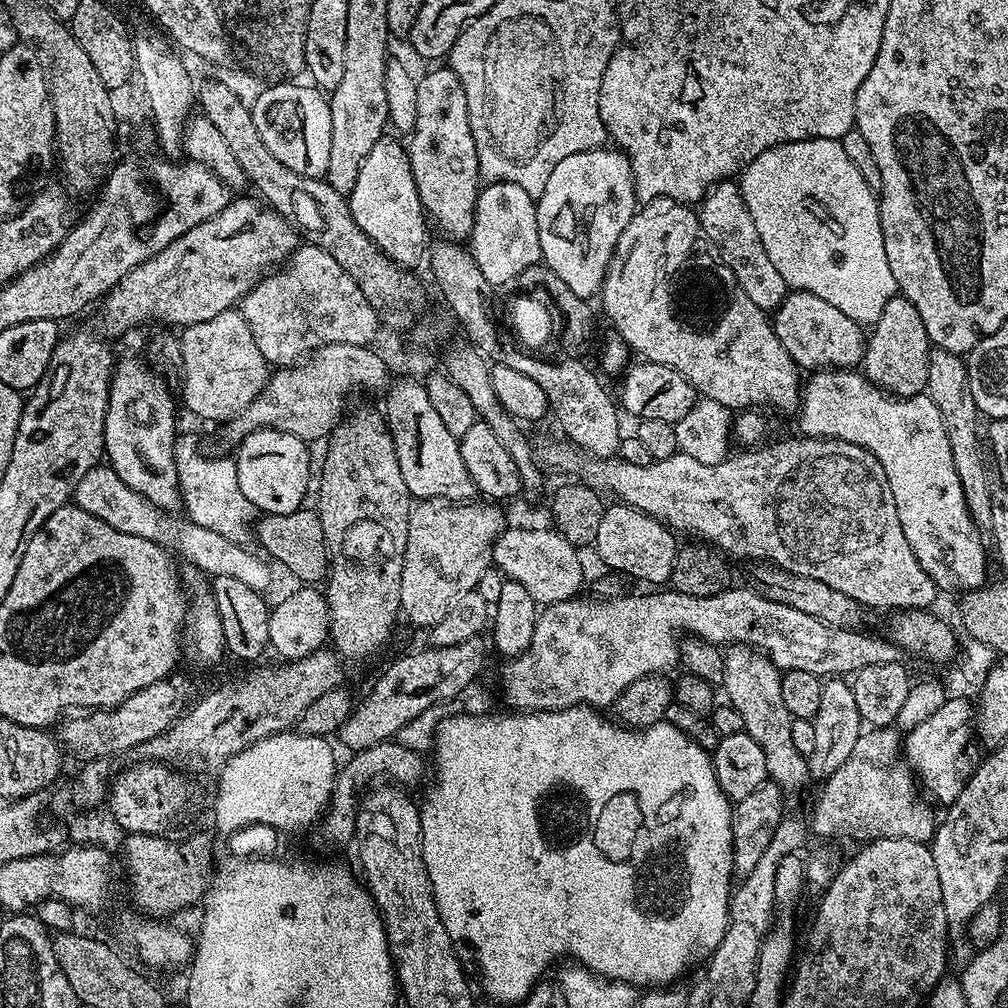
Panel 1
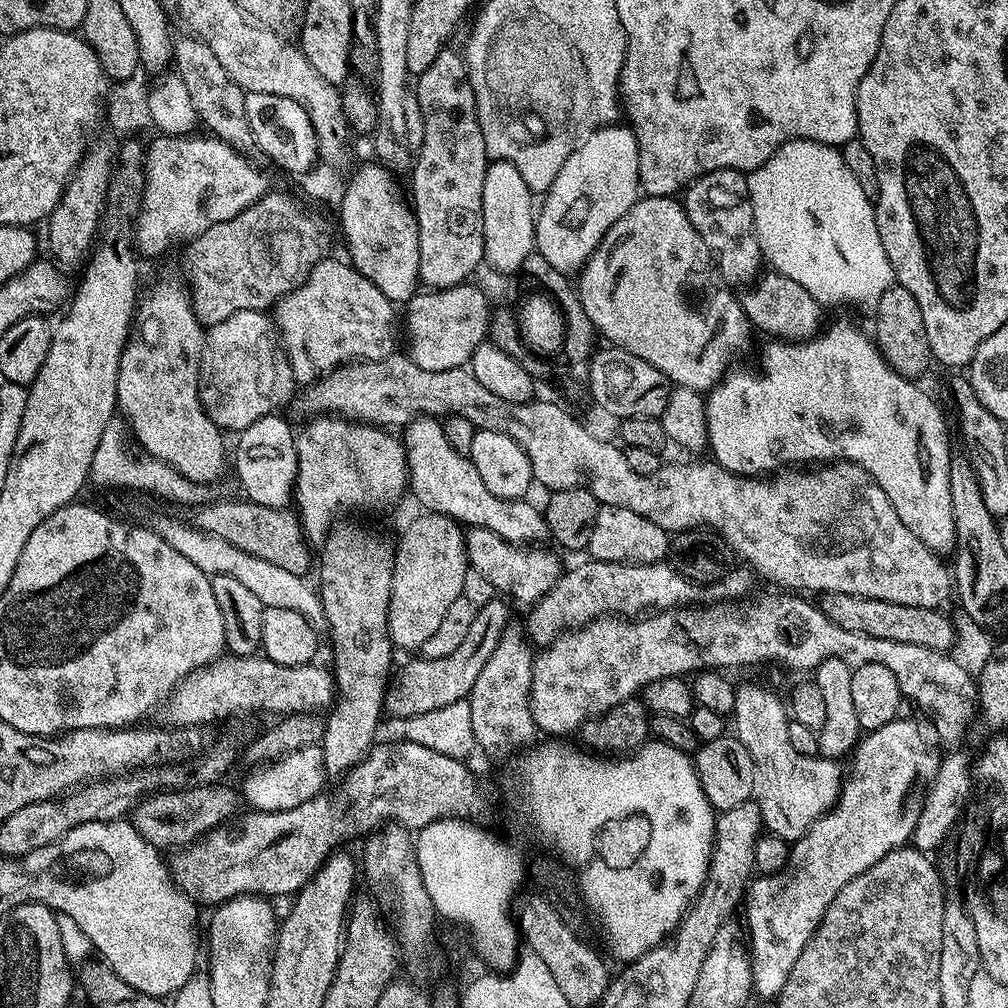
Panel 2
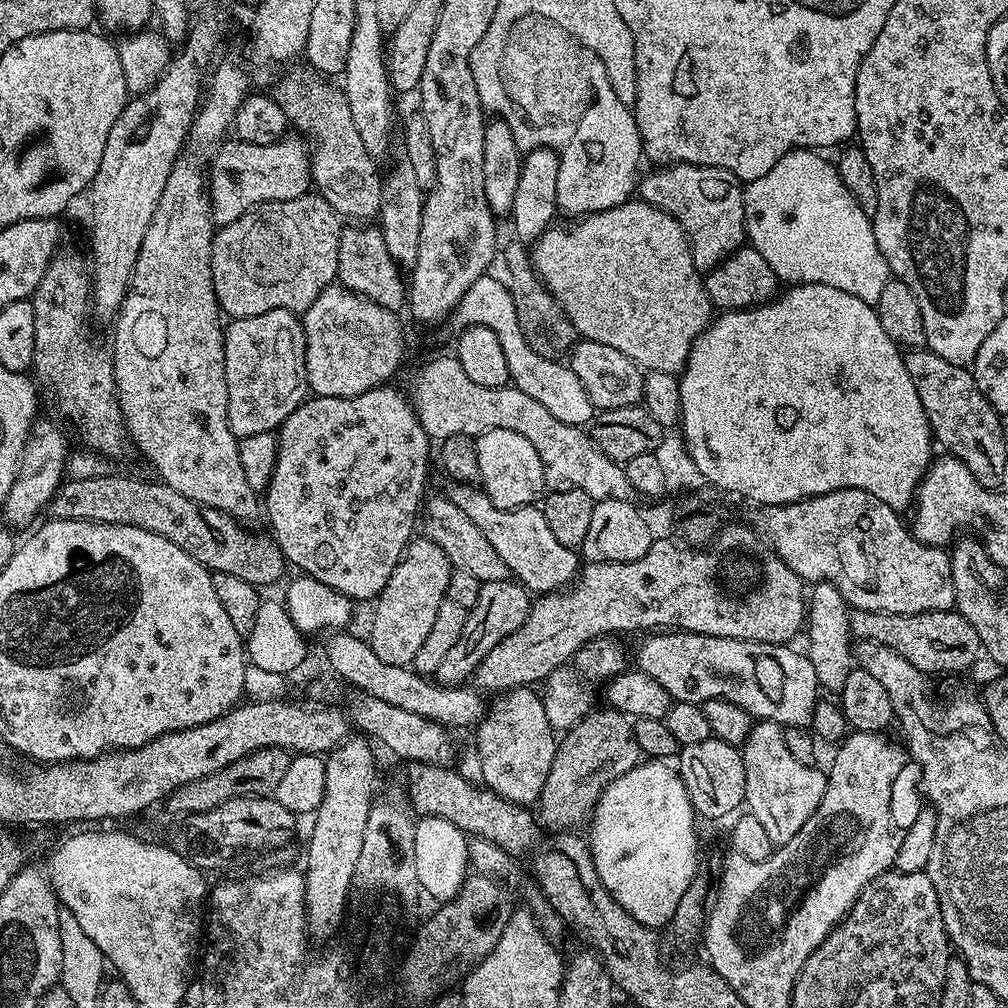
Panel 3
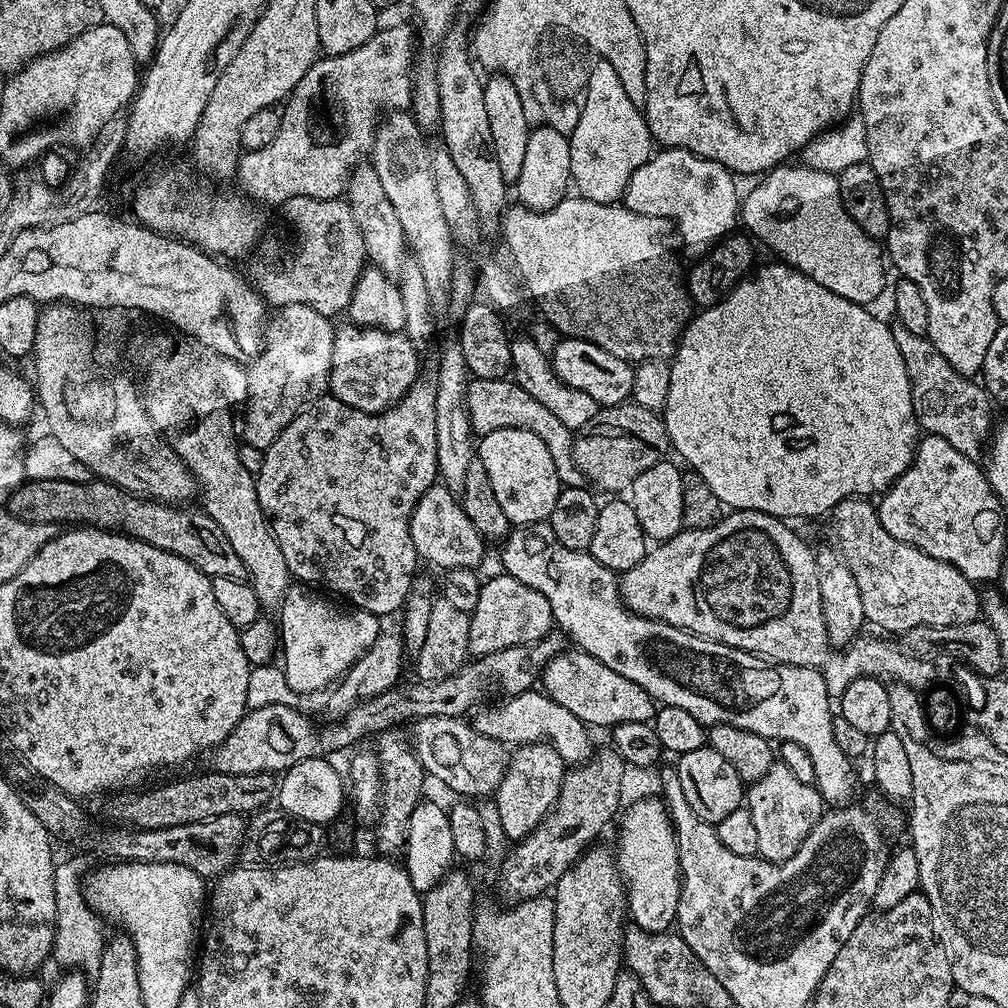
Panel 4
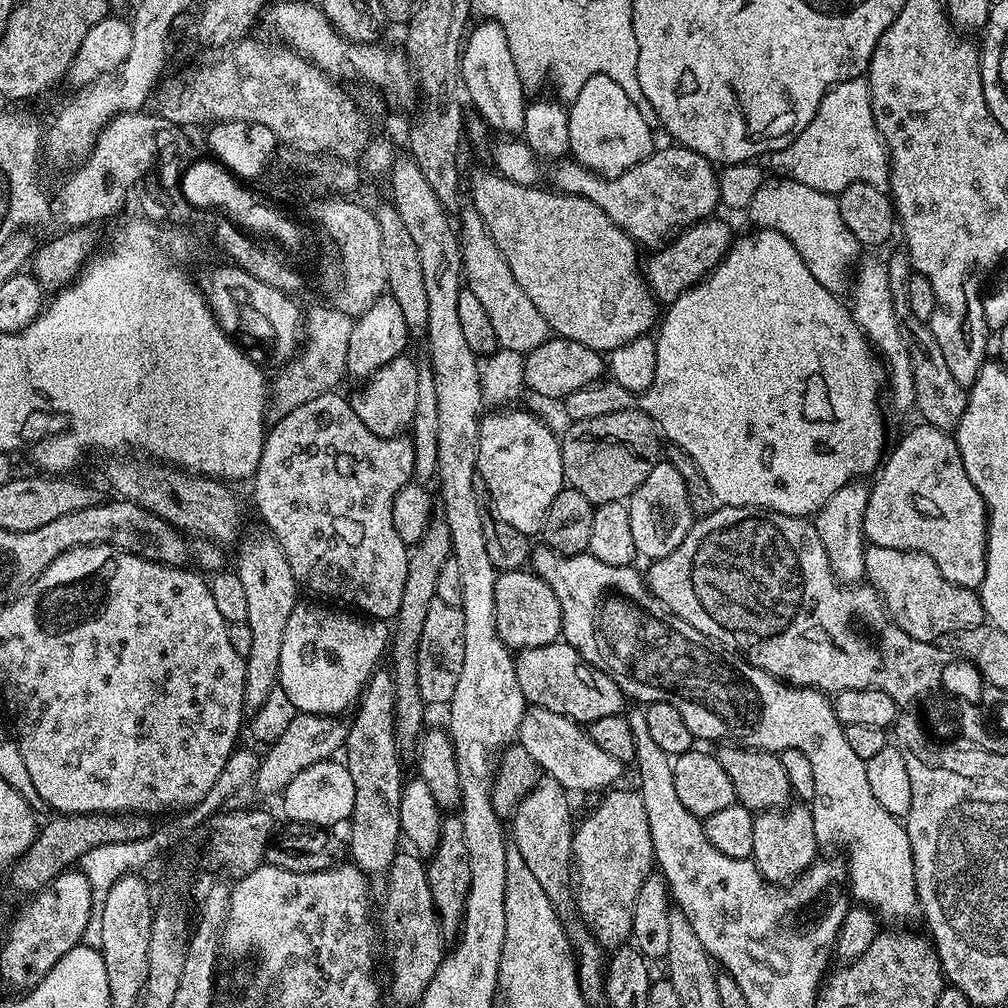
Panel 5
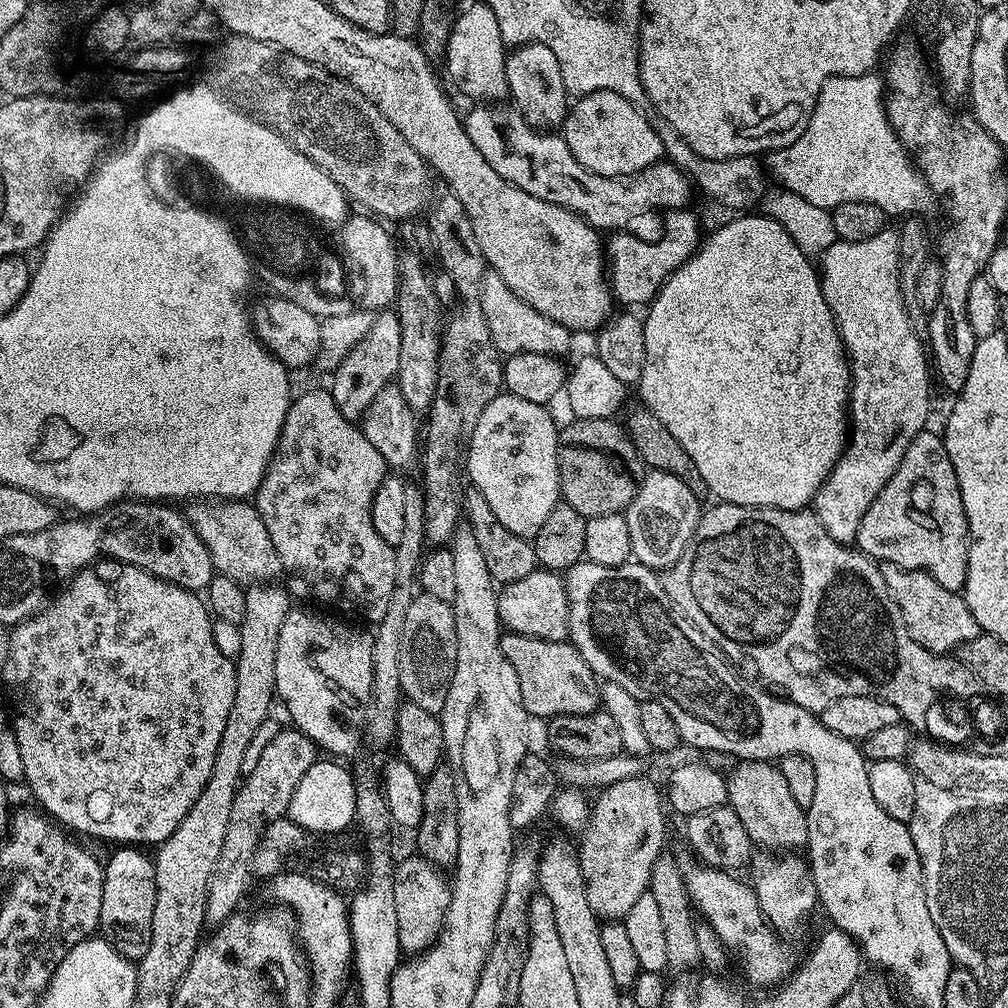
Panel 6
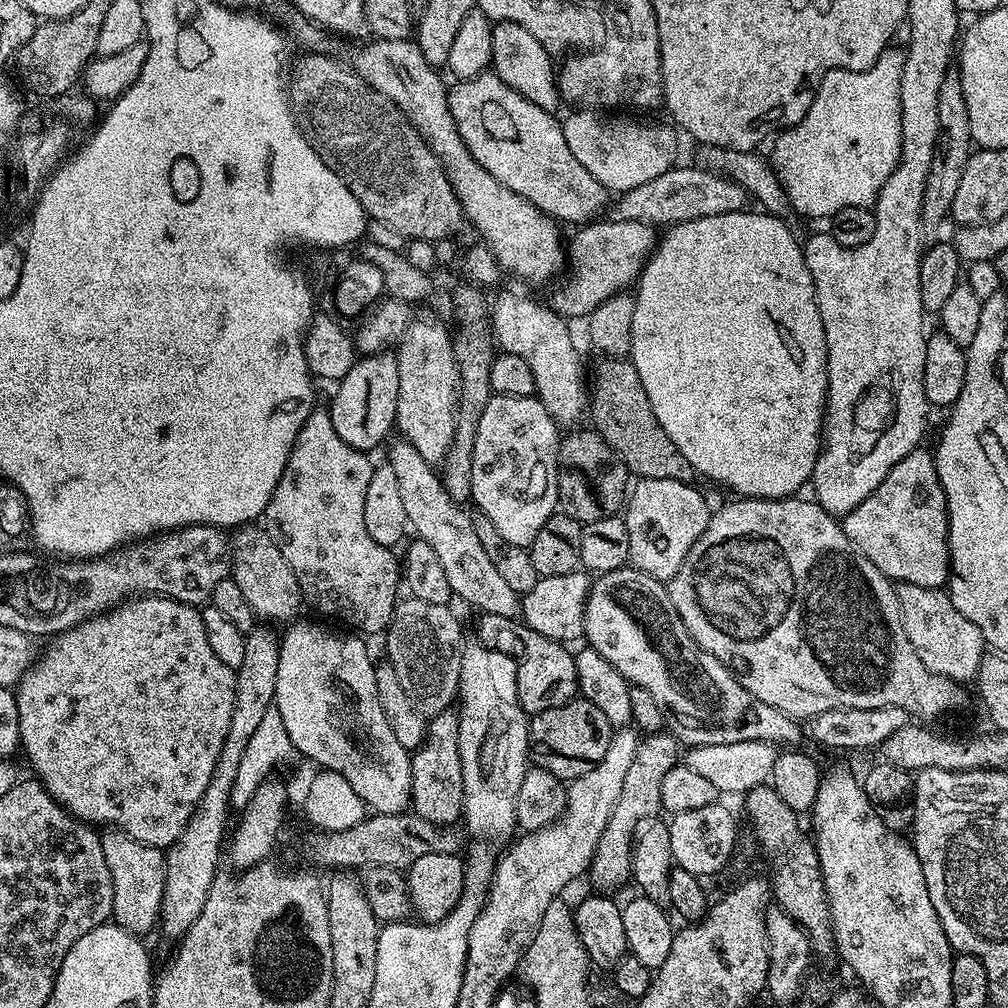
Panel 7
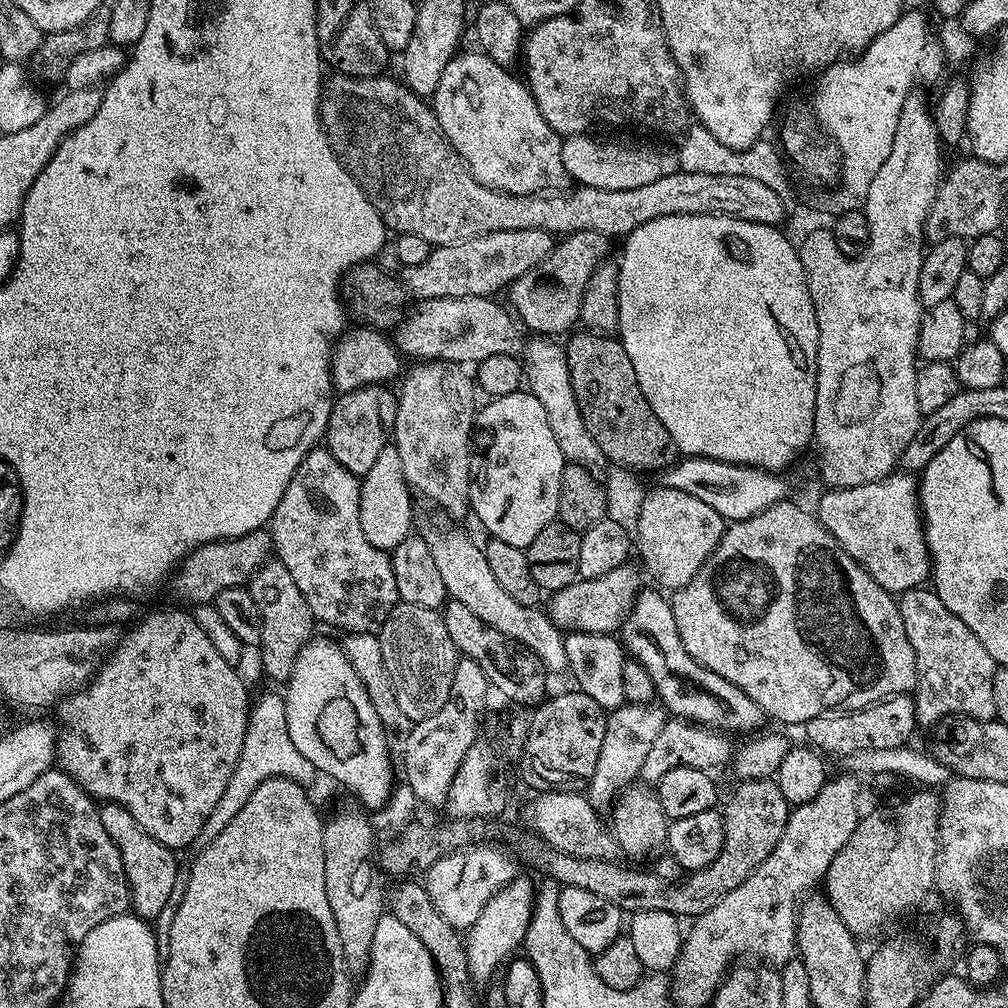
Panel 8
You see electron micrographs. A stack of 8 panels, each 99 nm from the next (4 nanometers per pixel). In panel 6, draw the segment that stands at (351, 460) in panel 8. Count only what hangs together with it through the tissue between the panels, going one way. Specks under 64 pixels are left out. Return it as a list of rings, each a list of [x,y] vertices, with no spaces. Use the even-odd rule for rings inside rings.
[[[380,310],[375,313],[374,326],[370,326],[370,334],[342,358],[342,362],[331,373],[330,391],[338,410],[346,419],[356,422],[368,413],[370,406],[384,388],[389,387],[396,379],[398,358],[402,351],[402,326],[398,322],[395,311]]]

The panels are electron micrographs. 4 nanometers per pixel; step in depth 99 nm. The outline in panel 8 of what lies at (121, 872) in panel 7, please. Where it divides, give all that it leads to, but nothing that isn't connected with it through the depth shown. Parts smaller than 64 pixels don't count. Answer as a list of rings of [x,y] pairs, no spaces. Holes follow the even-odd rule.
[[[104,802],[99,805],[99,809],[102,826],[106,826],[106,834],[120,851],[128,883],[131,911],[146,921],[155,921],[155,916],[163,914],[168,899],[172,895],[173,899],[178,892],[178,884],[176,888],[177,853],[171,848],[162,846],[162,842],[150,838],[150,834],[146,834],[146,830],[142,830],[142,826],[138,826],[138,822],[134,822],[130,812],[122,806]]]

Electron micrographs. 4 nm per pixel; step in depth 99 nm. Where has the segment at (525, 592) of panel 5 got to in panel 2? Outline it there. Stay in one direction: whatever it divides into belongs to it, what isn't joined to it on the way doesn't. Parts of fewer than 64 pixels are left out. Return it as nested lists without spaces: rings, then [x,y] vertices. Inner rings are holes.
[[[497,598],[478,609],[474,626],[470,626],[466,639],[462,641],[462,646],[458,646],[458,650],[454,650],[454,654],[446,654],[446,658],[437,660],[415,658],[416,660],[410,661],[400,676],[400,688],[393,692],[391,689],[390,708],[392,704],[393,710],[401,718],[409,718],[427,711],[439,710],[459,700],[467,700],[482,666],[490,662],[490,654],[494,654],[498,642],[508,629],[510,617],[503,602],[505,603],[503,599]]]

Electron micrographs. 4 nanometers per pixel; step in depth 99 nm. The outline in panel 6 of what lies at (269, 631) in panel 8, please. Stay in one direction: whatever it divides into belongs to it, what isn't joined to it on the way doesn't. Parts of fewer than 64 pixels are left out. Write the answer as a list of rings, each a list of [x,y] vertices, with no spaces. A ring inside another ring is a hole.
[[[208,498],[203,502],[189,503],[186,515],[202,542],[206,542],[213,569],[219,575],[251,586],[275,581],[276,575],[284,572],[284,564],[278,558],[278,550],[274,550],[274,542],[270,542],[270,534],[266,534],[266,526],[255,503]]]

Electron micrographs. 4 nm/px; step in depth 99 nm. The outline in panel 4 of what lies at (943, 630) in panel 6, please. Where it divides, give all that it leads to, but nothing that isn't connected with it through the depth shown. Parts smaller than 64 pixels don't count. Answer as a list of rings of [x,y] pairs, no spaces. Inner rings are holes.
[[[871,499],[843,500],[832,509],[830,519],[832,519],[832,528],[836,531],[837,542],[835,543],[839,551],[844,553],[844,560],[850,566],[850,574],[854,574],[854,582],[858,582],[864,619],[869,625],[877,624],[888,632],[903,634],[922,626],[931,628],[958,626],[977,619],[981,615],[981,595],[978,593],[977,585],[965,578],[953,564],[928,556],[906,542],[898,542],[898,538],[894,538],[888,533],[886,526],[882,526],[877,505]]]

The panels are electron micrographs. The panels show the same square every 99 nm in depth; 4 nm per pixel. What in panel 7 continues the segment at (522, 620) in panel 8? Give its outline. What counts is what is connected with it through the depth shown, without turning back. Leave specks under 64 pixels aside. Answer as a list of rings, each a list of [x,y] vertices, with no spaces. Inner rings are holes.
[[[400,438],[397,441],[388,452],[387,467],[392,468],[398,477],[398,491],[411,531],[419,539],[430,542],[434,554],[438,554],[438,562],[442,562],[442,567],[446,570],[453,597],[461,596],[466,603],[473,604],[480,614],[489,612],[509,618],[515,617],[520,611],[518,593],[506,586],[494,562],[490,562],[490,554],[482,550],[482,542],[478,542],[478,534],[472,525],[473,517],[467,516],[460,509],[463,507],[446,494],[444,484],[434,471],[433,465],[428,464],[407,440]]]

